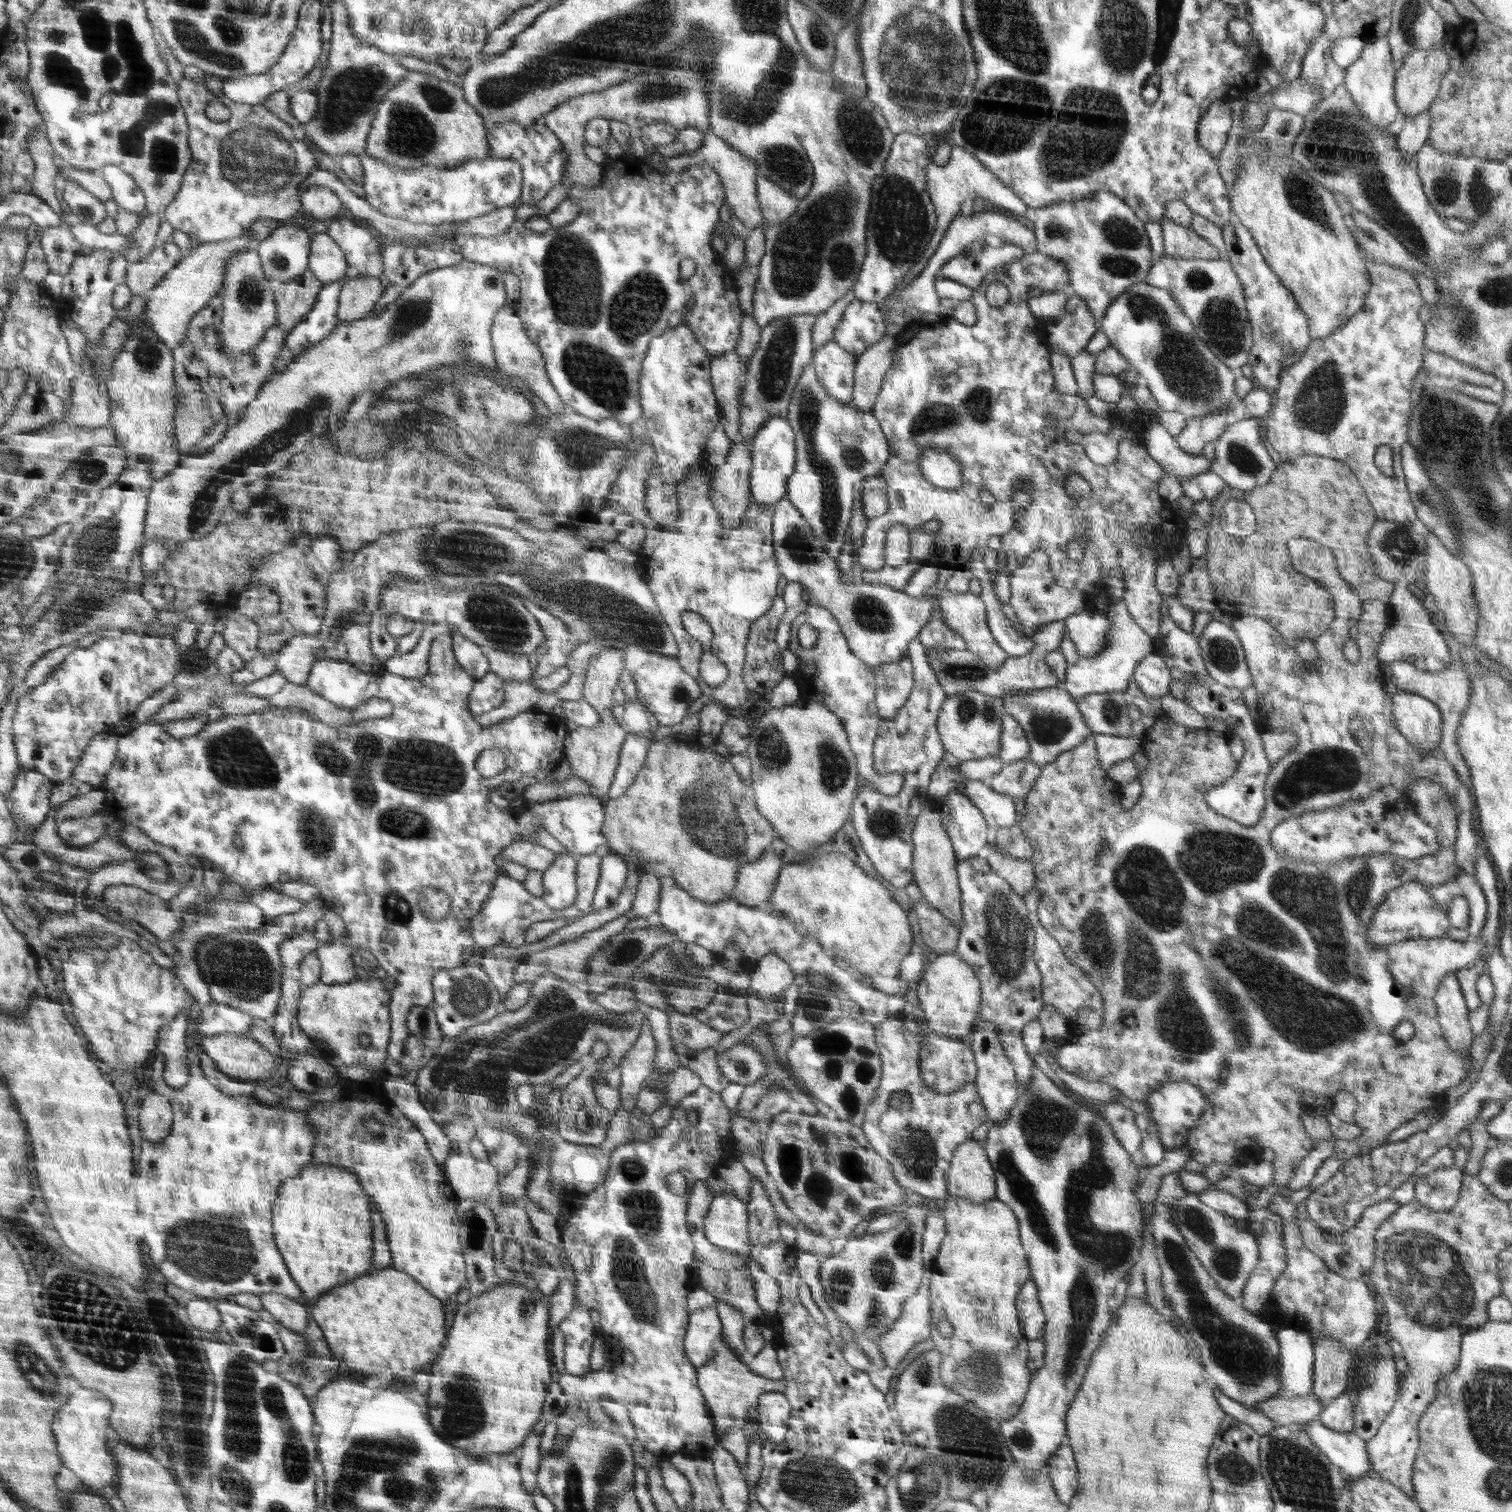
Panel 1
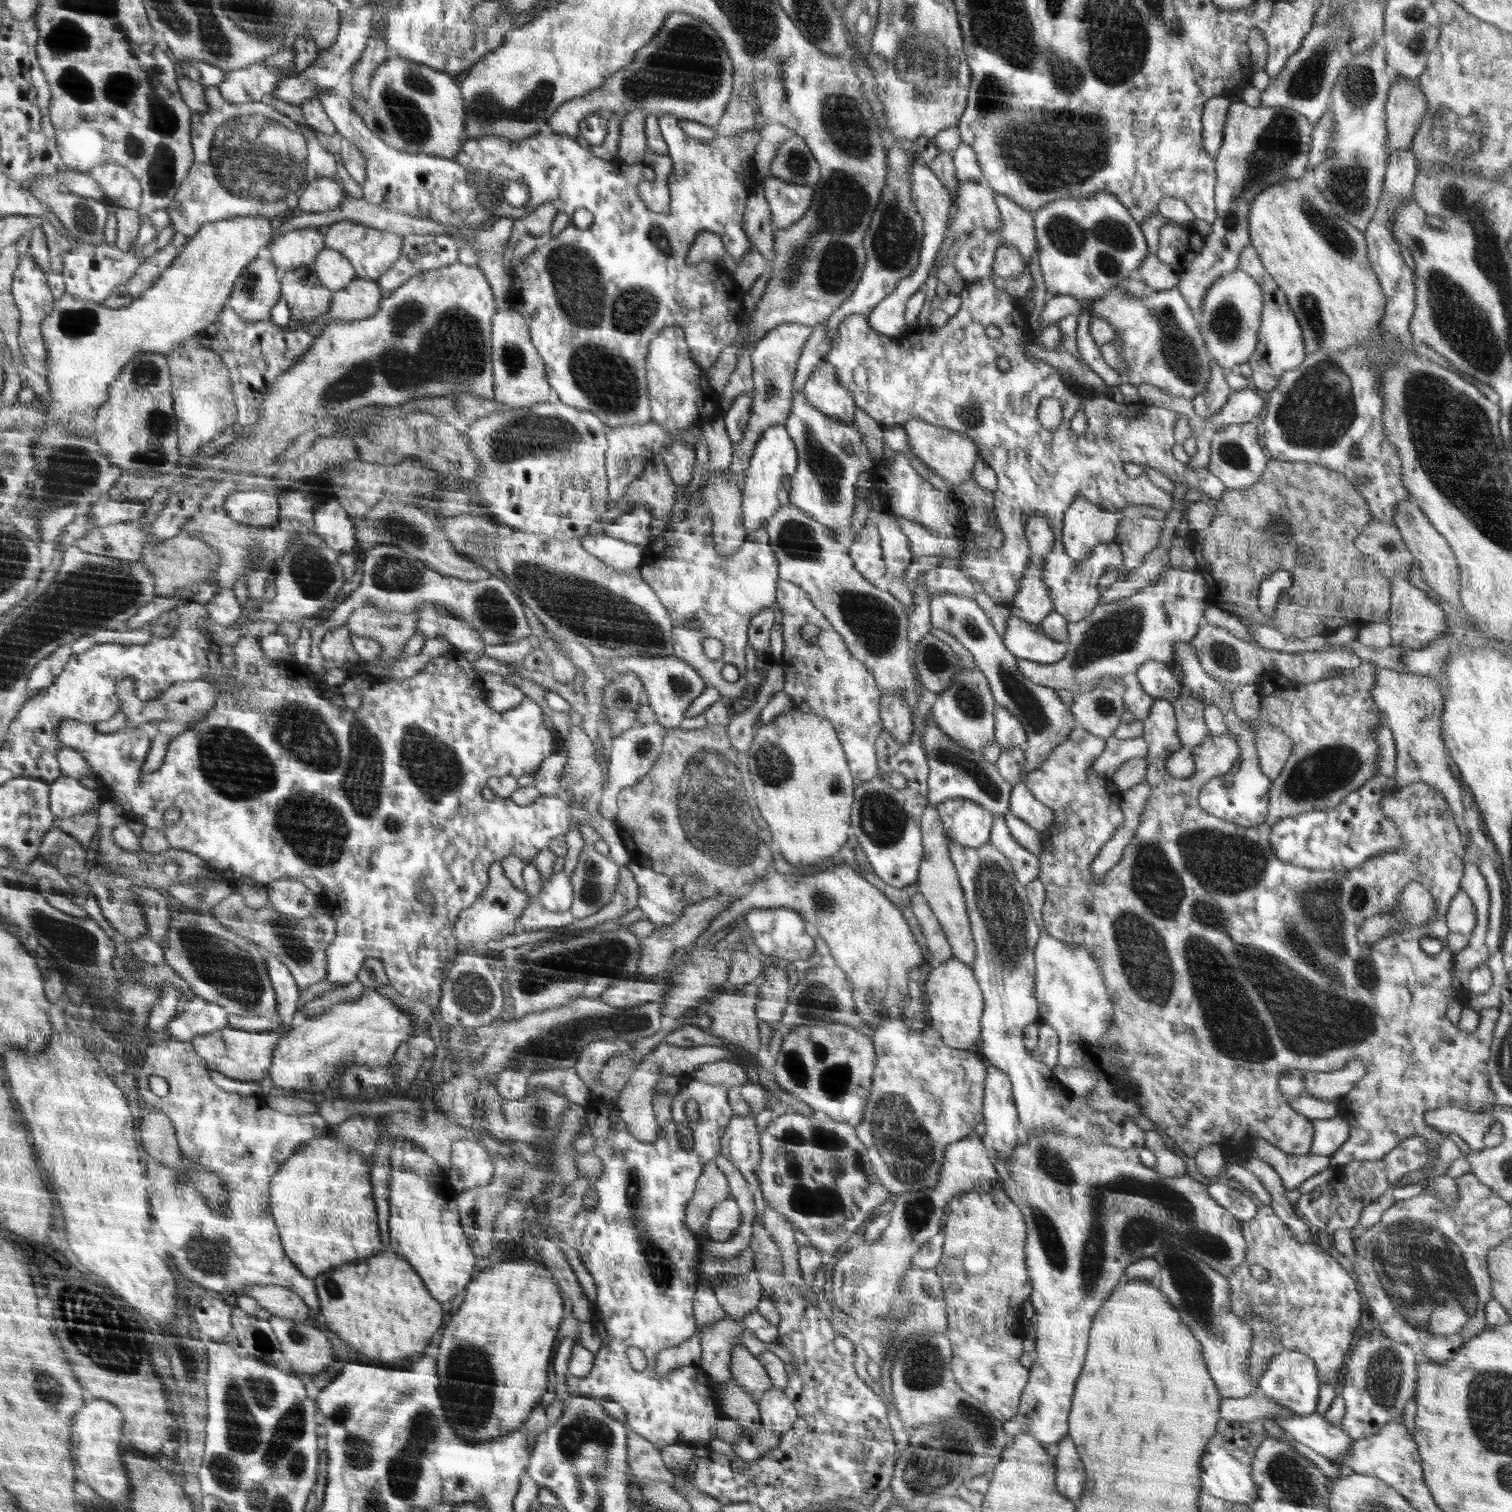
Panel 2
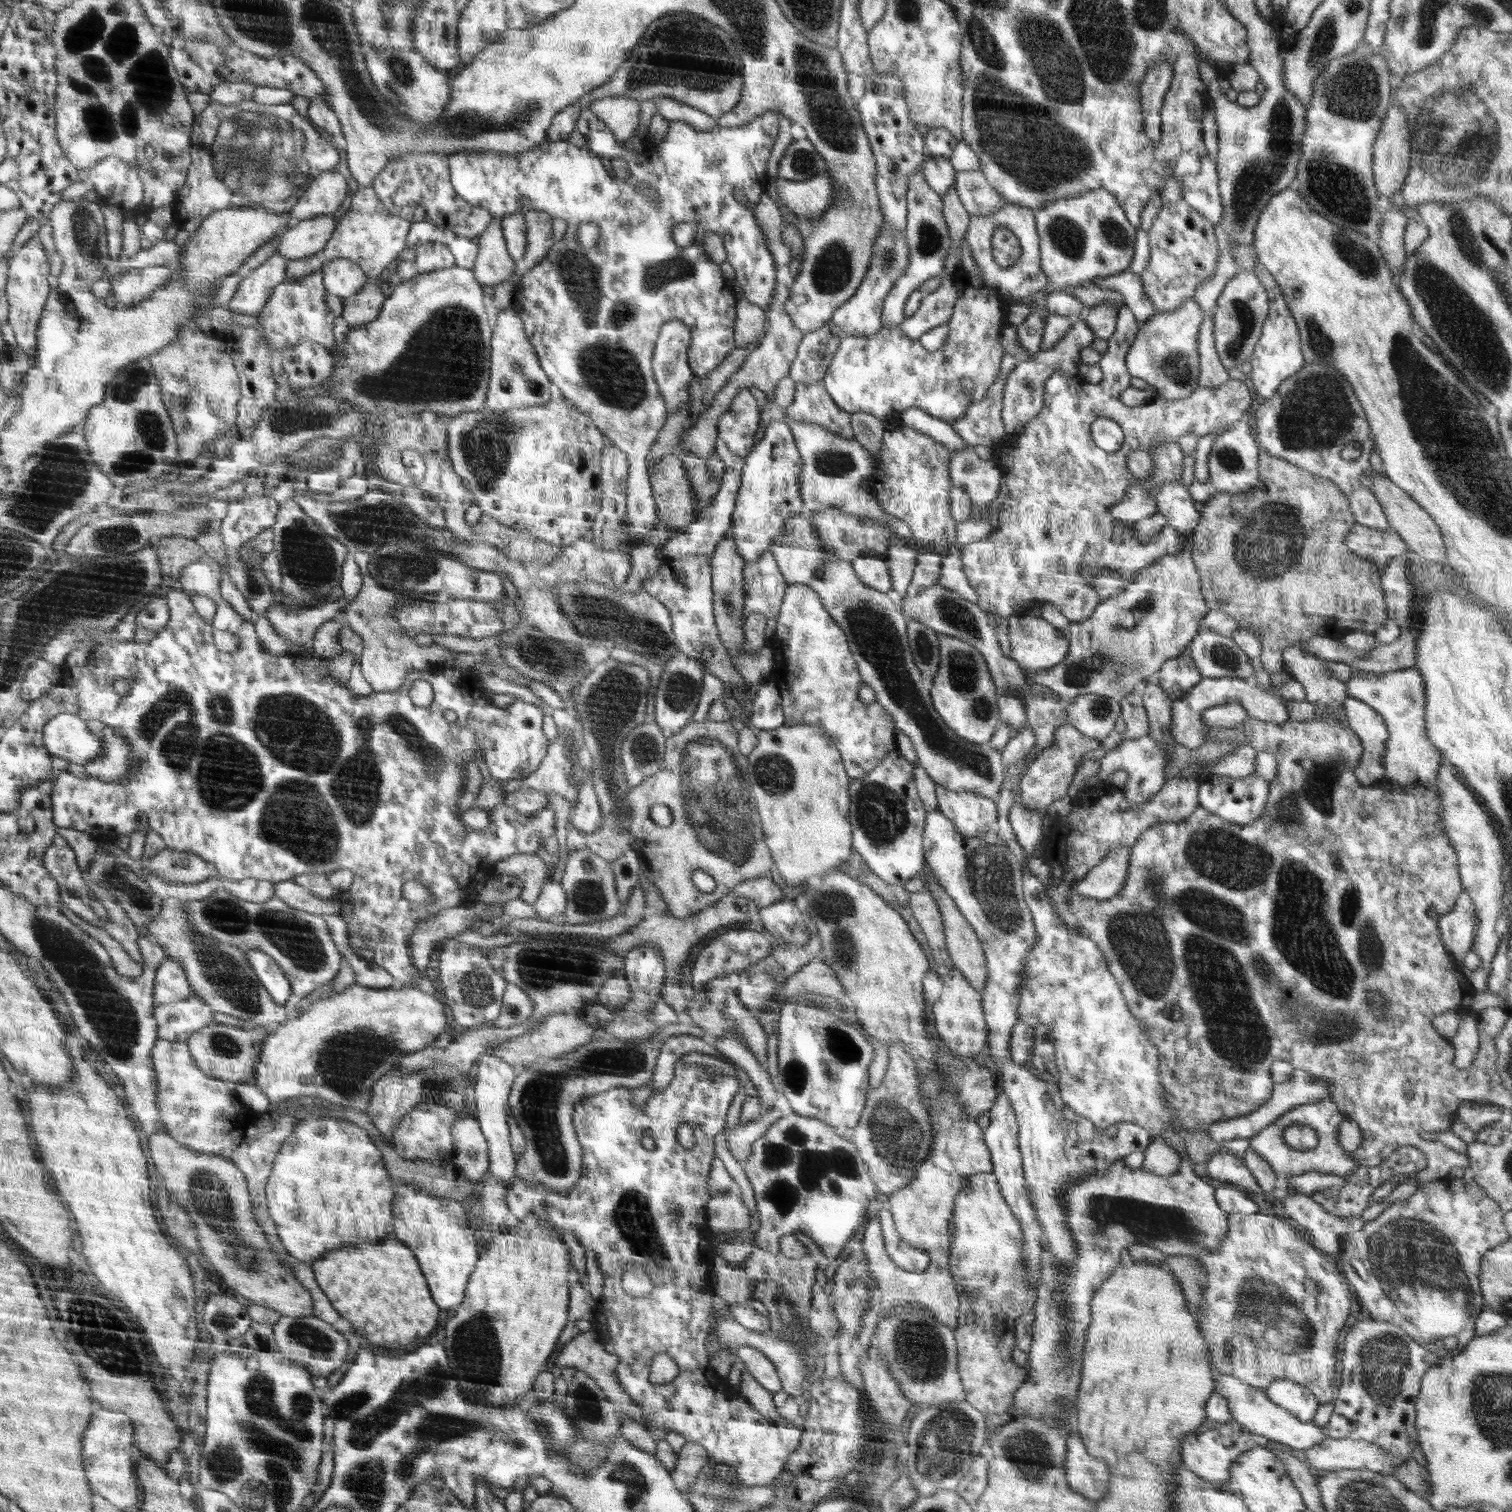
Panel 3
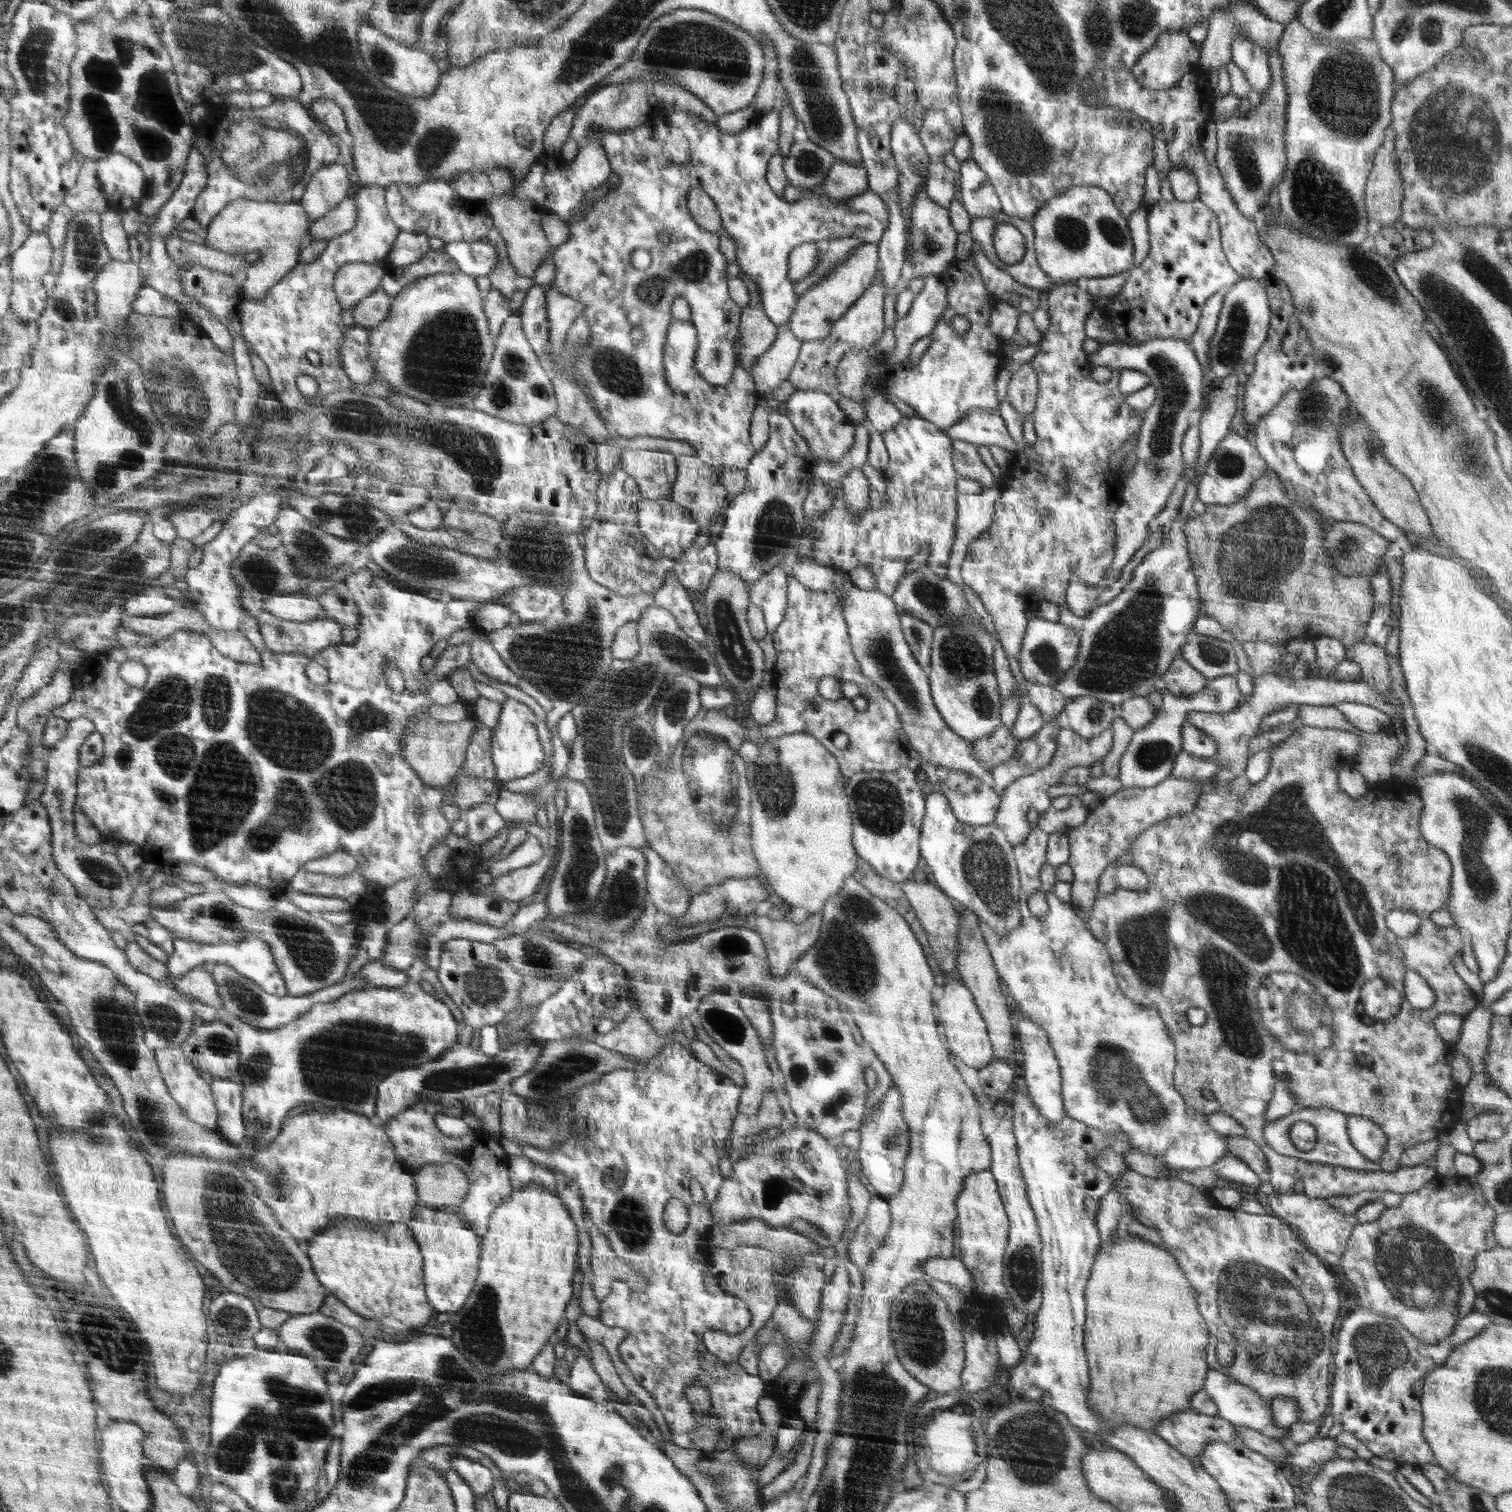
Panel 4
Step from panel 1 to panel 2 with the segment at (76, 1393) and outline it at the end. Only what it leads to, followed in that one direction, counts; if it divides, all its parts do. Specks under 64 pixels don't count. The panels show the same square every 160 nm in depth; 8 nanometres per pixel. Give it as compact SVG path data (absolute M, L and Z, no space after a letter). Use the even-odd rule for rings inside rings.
M90 1400L88 1406L76 1414L76 1422L72 1422L72 1430L76 1430L76 1442L72 1442L72 1450L76 1450L76 1478L86 1482L96 1494L108 1500L126 1498L130 1492L126 1470L118 1454L122 1424L124 1416L120 1410L106 1400Z

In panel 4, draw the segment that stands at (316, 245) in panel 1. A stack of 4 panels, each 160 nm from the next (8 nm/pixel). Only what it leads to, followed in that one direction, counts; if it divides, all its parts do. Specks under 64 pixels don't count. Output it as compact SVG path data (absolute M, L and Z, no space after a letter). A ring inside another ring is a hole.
M351 262L335 274L333 289L343 309L353 308L363 298L376 292L386 274L384 264Z

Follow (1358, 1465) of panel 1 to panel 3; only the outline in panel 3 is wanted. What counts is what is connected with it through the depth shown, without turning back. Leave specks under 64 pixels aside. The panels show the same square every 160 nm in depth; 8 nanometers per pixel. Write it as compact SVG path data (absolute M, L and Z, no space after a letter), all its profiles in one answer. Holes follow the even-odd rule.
M1219 1373L1214 1376L1214 1380L1216 1384L1214 1392L1221 1394L1227 1400L1231 1417L1245 1429L1265 1436L1268 1440L1275 1440L1286 1444L1286 1446L1291 1446L1296 1450L1312 1448L1327 1437L1324 1427L1318 1426L1314 1421L1301 1421L1296 1418L1291 1412L1272 1402L1265 1391L1244 1384L1236 1377L1228 1374Z

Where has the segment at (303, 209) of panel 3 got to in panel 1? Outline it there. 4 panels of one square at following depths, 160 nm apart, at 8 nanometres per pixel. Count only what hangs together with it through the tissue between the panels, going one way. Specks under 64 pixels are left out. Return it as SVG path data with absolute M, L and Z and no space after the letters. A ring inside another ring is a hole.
M314 184L309 186L302 194L304 216L317 220L318 224L336 219L342 210L342 200L334 190L327 186Z

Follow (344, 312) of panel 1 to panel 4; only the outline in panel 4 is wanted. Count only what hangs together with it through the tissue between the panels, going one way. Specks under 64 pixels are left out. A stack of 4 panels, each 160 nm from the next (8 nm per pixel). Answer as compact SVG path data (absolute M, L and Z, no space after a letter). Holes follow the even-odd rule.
M380 289L363 298L358 305L354 305L353 317L357 325L371 329L386 320L391 312L390 302L392 298Z

